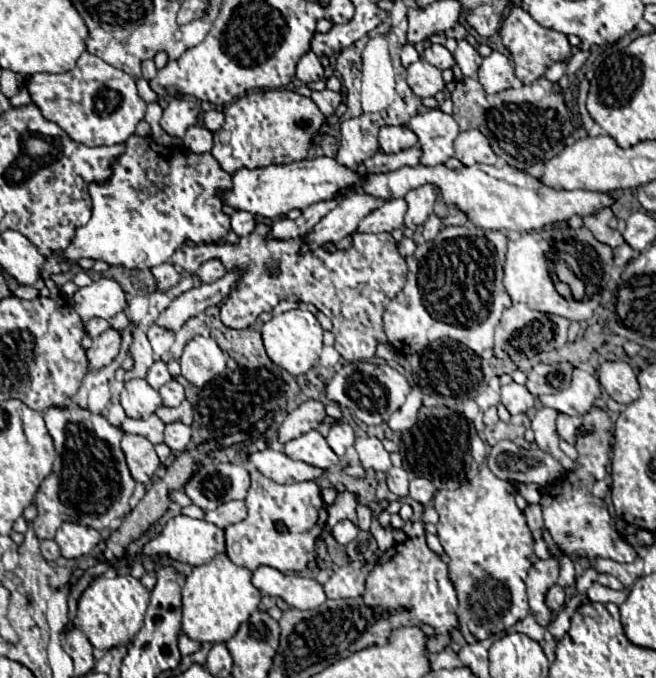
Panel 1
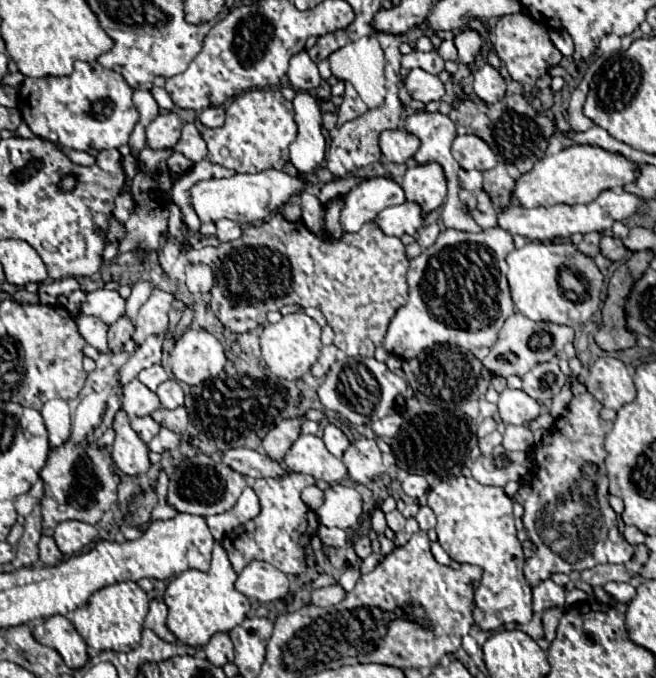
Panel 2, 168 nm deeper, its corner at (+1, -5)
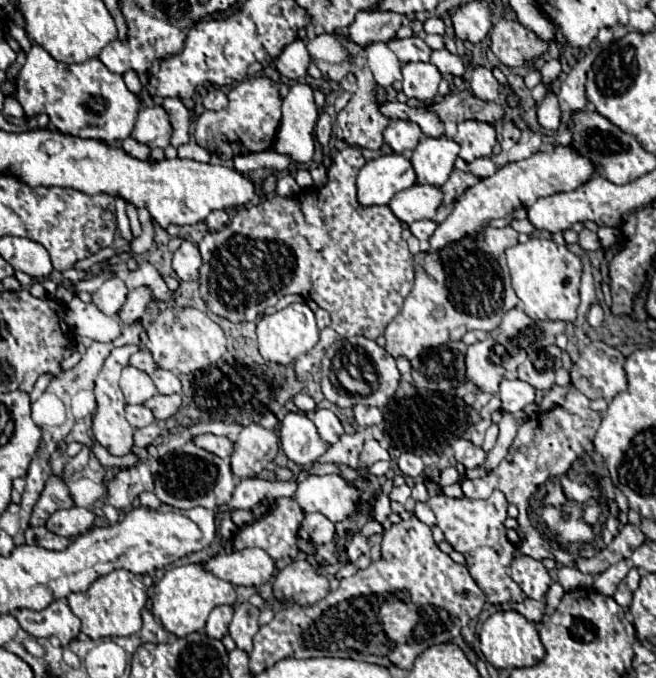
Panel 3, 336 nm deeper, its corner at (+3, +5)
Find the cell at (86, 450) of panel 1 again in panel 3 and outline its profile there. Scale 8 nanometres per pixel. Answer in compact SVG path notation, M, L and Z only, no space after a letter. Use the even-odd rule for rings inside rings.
M53 473L49 477L49 481L45 483L45 489L41 493L41 499L37 501L35 509L33 509L33 517L31 517L31 525L39 527L45 525L47 519L59 511L59 509L71 509L75 505L69 485L65 483L65 479L57 473Z

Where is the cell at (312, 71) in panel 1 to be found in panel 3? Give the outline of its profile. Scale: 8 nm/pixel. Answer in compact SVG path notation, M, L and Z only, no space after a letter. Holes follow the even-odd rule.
M297 39L291 45L287 45L281 53L281 57L277 59L277 69L281 75L289 77L289 79L299 79L299 77L307 77L307 69L311 65L311 55L305 47L305 41Z

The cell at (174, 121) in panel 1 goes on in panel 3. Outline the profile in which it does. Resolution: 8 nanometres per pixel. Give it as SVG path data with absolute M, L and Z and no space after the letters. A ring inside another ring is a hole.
M153 105L153 107L145 107L143 111L139 111L131 137L149 145L151 149L155 149L155 147L165 149L169 145L171 131L173 129L171 129L167 111L159 105Z

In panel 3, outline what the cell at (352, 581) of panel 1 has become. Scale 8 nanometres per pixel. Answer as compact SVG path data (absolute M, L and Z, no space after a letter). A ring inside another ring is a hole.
M293 561L283 571L277 571L273 581L277 599L293 599L299 605L313 605L329 593L327 577L315 573L307 561Z

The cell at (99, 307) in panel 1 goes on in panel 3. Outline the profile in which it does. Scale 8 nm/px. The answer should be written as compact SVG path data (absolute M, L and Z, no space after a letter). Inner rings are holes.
M119 277L107 279L95 293L93 293L93 303L105 313L105 315L117 315L121 305L125 303L127 297L127 287Z

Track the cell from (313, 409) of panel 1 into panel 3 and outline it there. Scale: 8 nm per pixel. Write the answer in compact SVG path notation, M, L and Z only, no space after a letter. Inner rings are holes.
M261 425L243 427L235 441L235 453L231 457L233 475L239 479L259 475L267 469L269 461L275 459L279 451L279 437L275 431Z

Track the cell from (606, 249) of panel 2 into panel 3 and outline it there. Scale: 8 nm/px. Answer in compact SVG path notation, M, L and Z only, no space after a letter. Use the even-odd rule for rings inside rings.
M583 229L583 231L579 233L579 245L581 245L585 251L597 251L597 249L601 249L601 243L599 243L597 233L593 233L593 231L589 231L589 229Z

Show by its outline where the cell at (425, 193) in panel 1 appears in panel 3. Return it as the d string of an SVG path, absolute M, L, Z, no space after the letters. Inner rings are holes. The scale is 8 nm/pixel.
M423 137L417 149L411 153L411 165L417 183L441 187L453 171L457 153L459 153L459 145L447 137L441 139Z

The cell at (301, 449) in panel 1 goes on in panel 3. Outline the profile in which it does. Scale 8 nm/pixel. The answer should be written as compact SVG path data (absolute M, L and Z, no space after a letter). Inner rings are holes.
M287 413L283 417L279 439L285 455L301 467L313 465L329 447L321 441L313 421L303 413Z

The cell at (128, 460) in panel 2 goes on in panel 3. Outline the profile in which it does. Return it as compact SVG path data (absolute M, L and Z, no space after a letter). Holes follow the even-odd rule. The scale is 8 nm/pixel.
M137 345L115 347L107 357L97 381L95 381L95 397L97 397L97 413L93 417L93 437L111 453L111 455L127 455L133 449L133 433L135 429L125 419L125 397L119 387L119 375L129 365L129 357L137 353Z

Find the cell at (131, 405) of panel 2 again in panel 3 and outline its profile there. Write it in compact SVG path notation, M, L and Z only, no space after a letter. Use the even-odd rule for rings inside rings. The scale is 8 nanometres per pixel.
M129 365L123 369L123 375L121 375L121 391L127 403L141 405L157 393L157 387L153 385L151 377L145 371Z

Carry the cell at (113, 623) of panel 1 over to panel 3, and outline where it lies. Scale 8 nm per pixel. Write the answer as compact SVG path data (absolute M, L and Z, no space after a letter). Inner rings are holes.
M117 569L97 579L85 593L71 593L67 603L71 611L81 619L81 631L91 639L103 637L129 637L141 629L141 609L145 607L147 593L142 576L125 569Z

